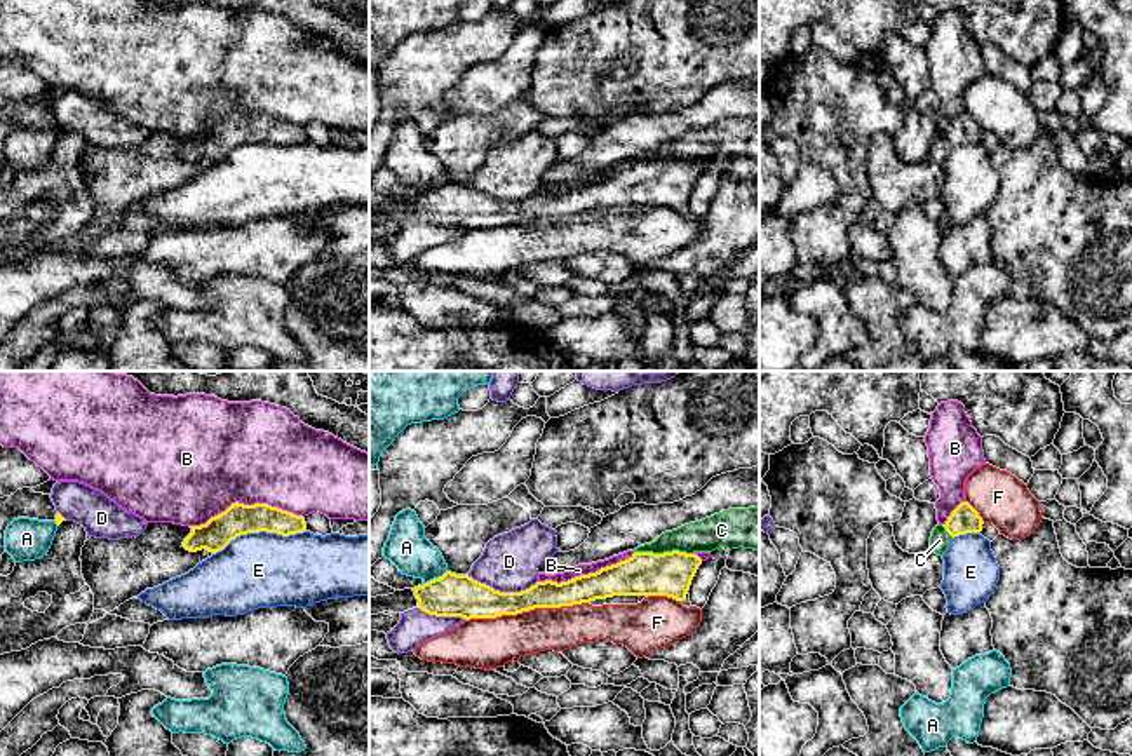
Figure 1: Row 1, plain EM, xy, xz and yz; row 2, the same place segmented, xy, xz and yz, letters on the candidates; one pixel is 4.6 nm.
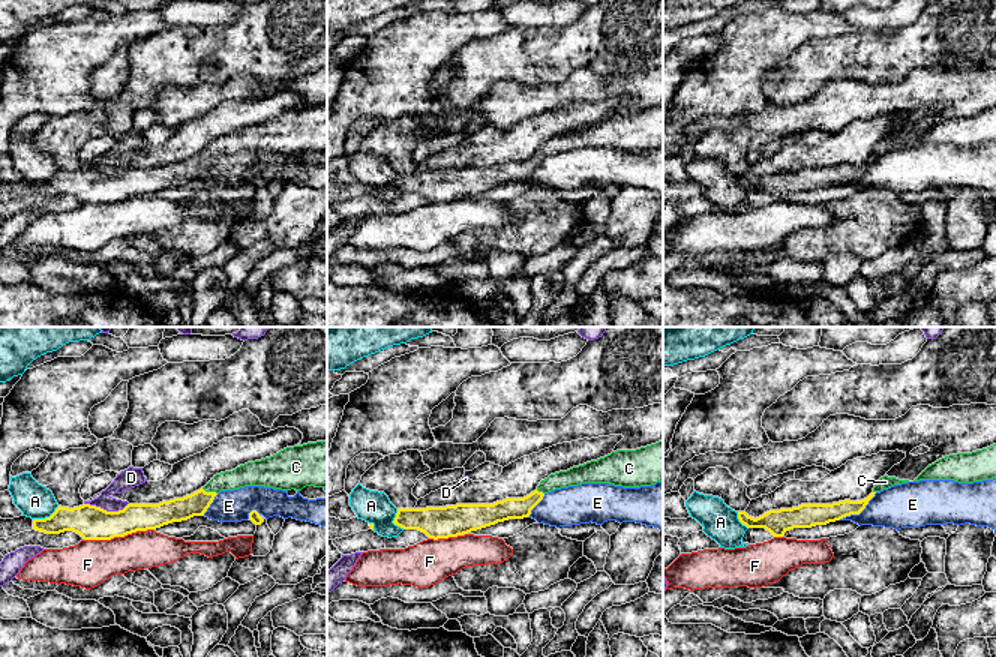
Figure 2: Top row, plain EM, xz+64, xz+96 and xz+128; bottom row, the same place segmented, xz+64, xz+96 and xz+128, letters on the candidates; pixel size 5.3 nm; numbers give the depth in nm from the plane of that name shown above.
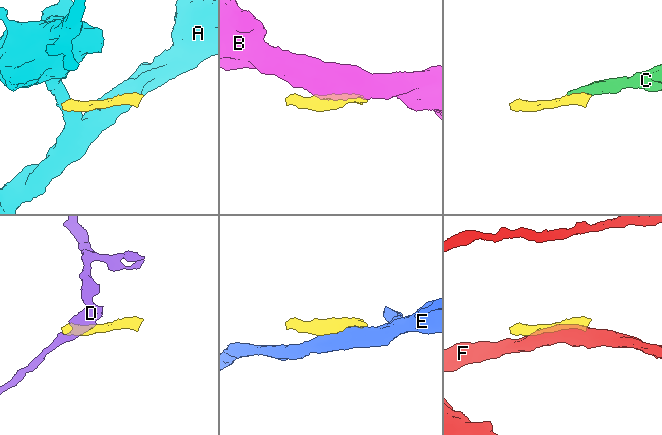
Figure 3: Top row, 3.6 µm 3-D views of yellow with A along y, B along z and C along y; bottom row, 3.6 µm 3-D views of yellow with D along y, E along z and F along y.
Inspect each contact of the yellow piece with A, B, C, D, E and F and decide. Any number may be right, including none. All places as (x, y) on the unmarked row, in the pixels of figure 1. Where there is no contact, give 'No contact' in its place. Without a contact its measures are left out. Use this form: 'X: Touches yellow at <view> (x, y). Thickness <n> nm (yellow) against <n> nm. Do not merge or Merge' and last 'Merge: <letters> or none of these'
A: Touches yellow at xz (434, 188). Thickness 200 nm (yellow) against 190 nm. Do not merge
B: Touches yellow at xy (246, 115). Thickness 150 nm (yellow) against 460 nm. Do not merge
C: Touches yellow at xz (664, 162). Thickness 200 nm (yellow) against 150 nm. Merge
D: Touches yellow at xz (502, 202). Thickness 200 nm (yellow) against 260 nm. Do not merge
E: Touches yellow at xy (258, 141). Thickness 150 nm (yellow) against 360 nm. Do not merge
F: Touches yellow at xz (526, 220). Thickness 170 nm (yellow) against 240 nm. Do not merge
Merge: C

